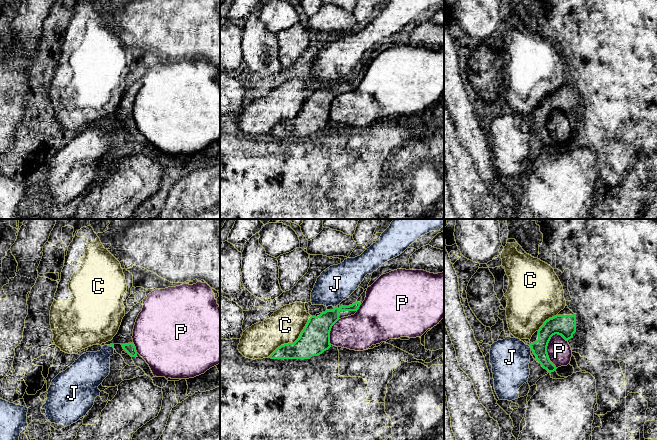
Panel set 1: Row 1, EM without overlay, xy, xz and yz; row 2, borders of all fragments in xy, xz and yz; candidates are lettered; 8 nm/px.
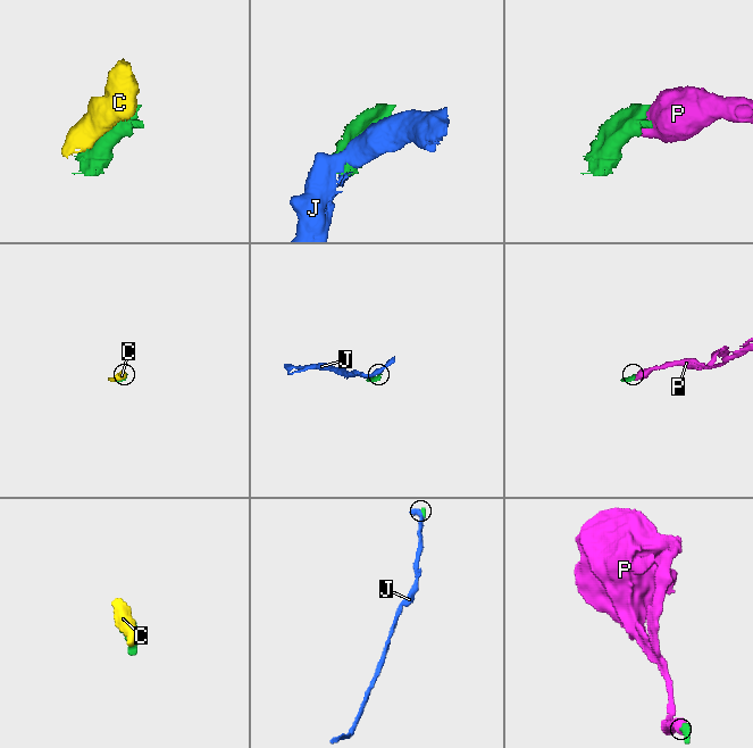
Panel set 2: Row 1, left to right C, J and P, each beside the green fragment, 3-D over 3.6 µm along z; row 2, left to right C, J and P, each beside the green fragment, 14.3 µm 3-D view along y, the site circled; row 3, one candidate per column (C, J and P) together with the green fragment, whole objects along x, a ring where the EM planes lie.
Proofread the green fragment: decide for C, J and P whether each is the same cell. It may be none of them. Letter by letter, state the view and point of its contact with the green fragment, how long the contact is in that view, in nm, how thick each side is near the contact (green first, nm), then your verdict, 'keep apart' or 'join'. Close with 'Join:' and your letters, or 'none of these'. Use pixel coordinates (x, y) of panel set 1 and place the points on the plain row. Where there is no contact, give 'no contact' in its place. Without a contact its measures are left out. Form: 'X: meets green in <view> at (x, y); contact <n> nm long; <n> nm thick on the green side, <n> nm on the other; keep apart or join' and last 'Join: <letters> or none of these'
C: meets green in xz at (294, 118); contact 480 nm long; 240 nm thick on the green side, 280 nm on the other; keep apart
J: meets green in yz at (531, 124); contact 40 nm long; 140 nm thick on the green side, 320 nm on the other; keep apart
P: meets green in yz at (546, 127); contact 280 nm long; 170 nm thick on the green side, 190 nm on the other; join
Join: P

